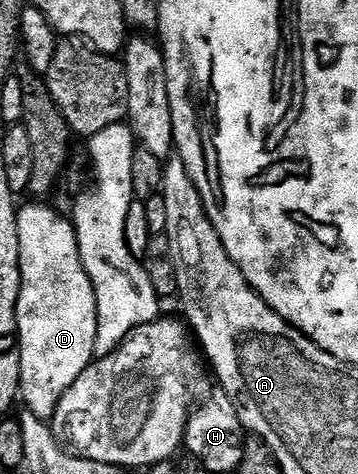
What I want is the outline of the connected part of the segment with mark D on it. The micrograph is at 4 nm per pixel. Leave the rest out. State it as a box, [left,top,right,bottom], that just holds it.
[16,200,98,420]

